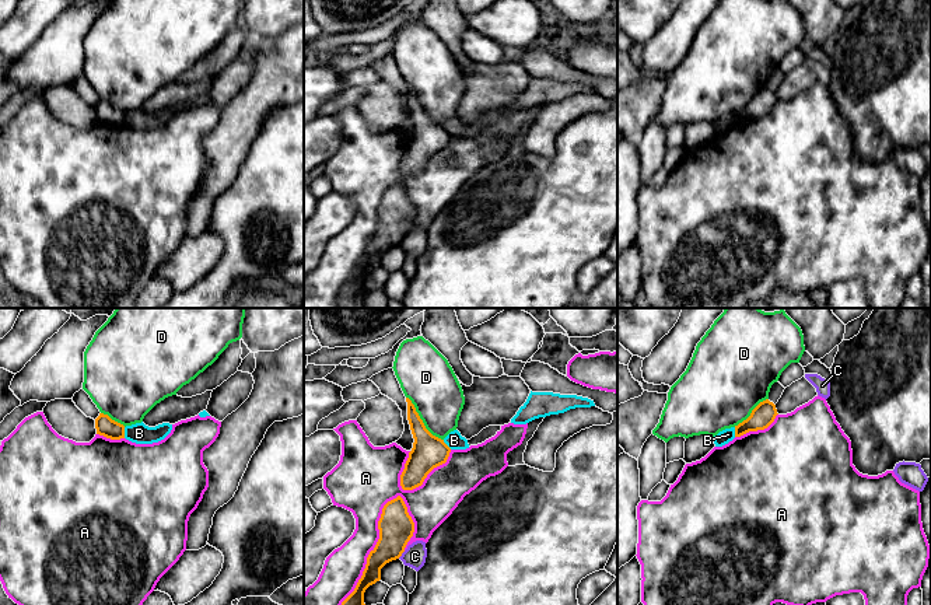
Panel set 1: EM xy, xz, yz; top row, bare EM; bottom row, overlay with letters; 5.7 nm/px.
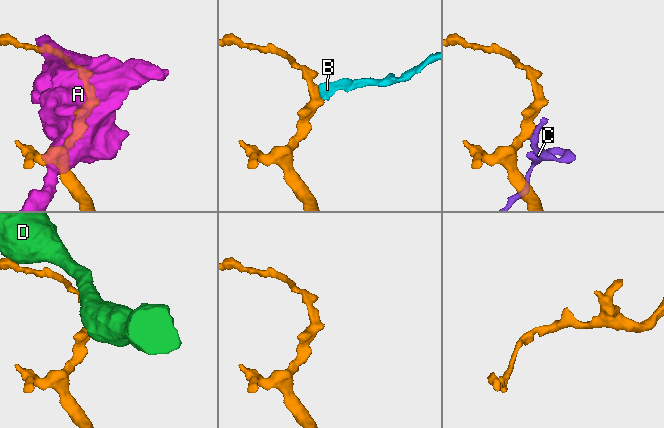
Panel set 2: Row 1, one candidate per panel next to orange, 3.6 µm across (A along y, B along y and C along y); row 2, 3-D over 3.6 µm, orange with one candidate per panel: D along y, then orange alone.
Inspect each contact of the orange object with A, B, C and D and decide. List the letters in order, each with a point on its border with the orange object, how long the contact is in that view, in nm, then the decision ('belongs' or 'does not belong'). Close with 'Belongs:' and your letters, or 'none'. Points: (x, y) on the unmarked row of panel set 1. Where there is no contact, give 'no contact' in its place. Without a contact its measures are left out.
A: xz (368, 242) | 800 nm | does not belong
B: xy (123, 119) | 60 nm | does not belong
C: xz (401, 241) | 60 nm | does not belong
D: xz (422, 107) | 340 nm | does not belong
Belongs: none

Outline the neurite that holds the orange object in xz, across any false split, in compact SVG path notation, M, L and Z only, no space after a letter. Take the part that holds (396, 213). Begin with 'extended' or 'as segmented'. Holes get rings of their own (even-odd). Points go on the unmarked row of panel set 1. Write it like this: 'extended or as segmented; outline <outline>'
as segmented; outline M400 182L388 188L378 207L379 225L367 244L367 251L354 277L342 288L339 308L364 308L364 279L381 266L381 255L402 242L414 218L414 209Z

